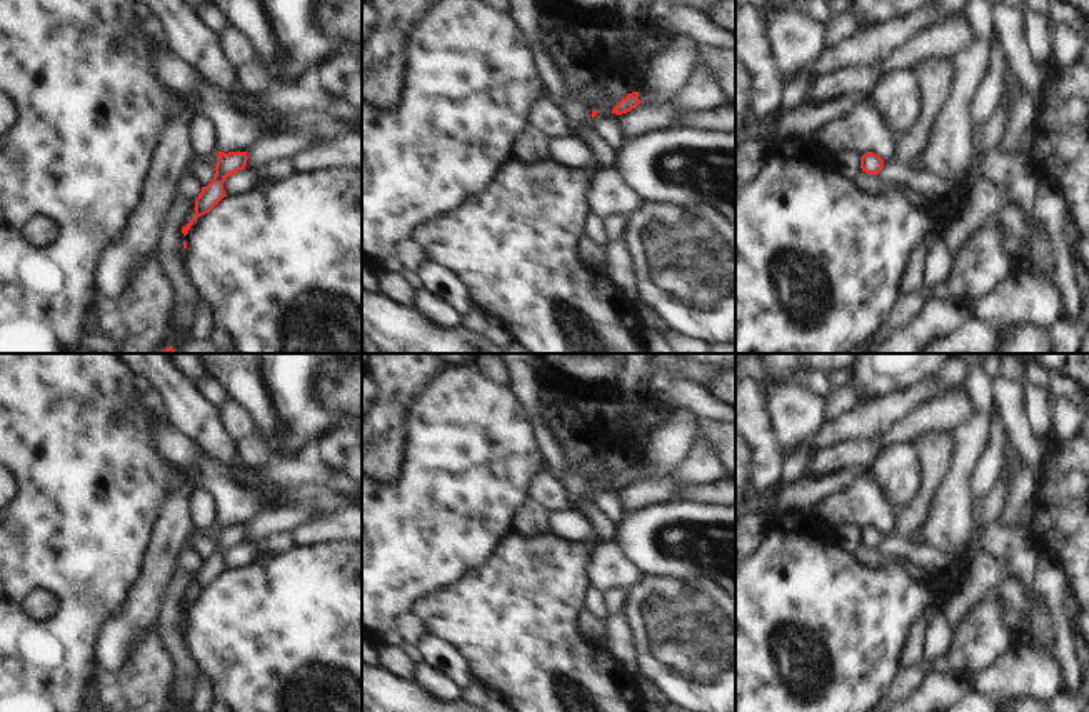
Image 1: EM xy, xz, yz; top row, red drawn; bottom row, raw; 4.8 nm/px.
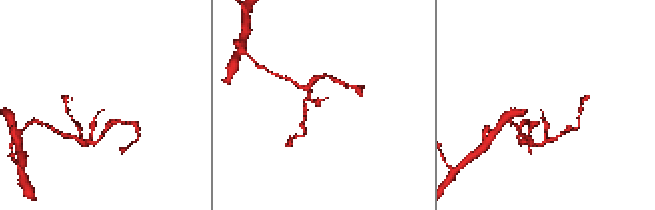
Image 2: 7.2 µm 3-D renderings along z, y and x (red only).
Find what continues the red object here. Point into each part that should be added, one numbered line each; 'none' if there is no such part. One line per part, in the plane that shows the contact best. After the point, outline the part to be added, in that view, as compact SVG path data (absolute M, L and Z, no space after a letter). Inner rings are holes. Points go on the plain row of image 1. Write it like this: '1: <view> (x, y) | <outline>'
none

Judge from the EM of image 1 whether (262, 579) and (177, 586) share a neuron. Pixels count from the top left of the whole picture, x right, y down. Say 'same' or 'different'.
different

